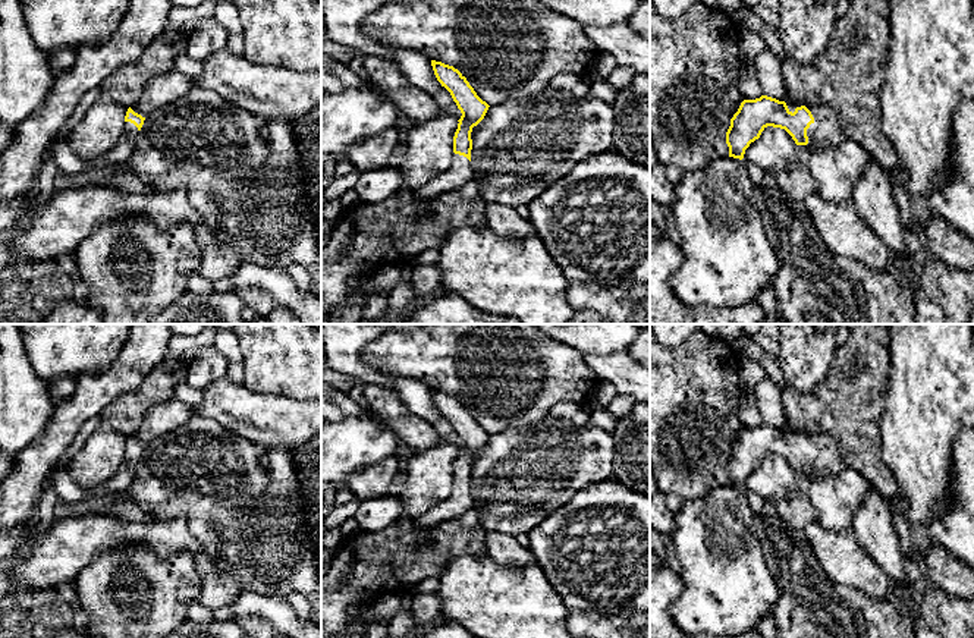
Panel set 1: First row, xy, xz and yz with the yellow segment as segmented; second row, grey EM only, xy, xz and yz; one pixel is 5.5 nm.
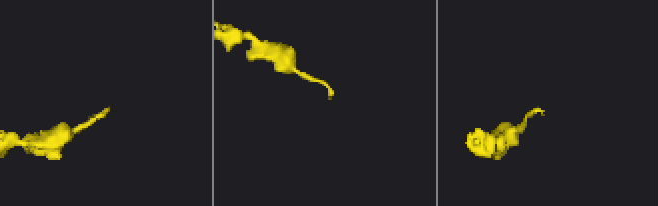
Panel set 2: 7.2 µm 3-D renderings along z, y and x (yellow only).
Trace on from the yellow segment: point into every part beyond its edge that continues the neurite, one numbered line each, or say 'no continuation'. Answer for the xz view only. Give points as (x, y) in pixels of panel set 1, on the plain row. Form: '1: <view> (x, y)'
1: xz (459, 500)

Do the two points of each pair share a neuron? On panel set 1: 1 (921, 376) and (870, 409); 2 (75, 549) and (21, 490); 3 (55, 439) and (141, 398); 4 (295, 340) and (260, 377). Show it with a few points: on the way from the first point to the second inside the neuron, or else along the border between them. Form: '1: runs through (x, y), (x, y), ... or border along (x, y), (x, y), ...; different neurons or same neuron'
1: border along (889, 365), (886, 405), (879, 433); different neurons
2: border along (34, 519), (28, 524); different neurons
3: border along (128, 393), (113, 399), (99, 414); different neurons
4: runs through (286, 349), (269, 368); same neuron

